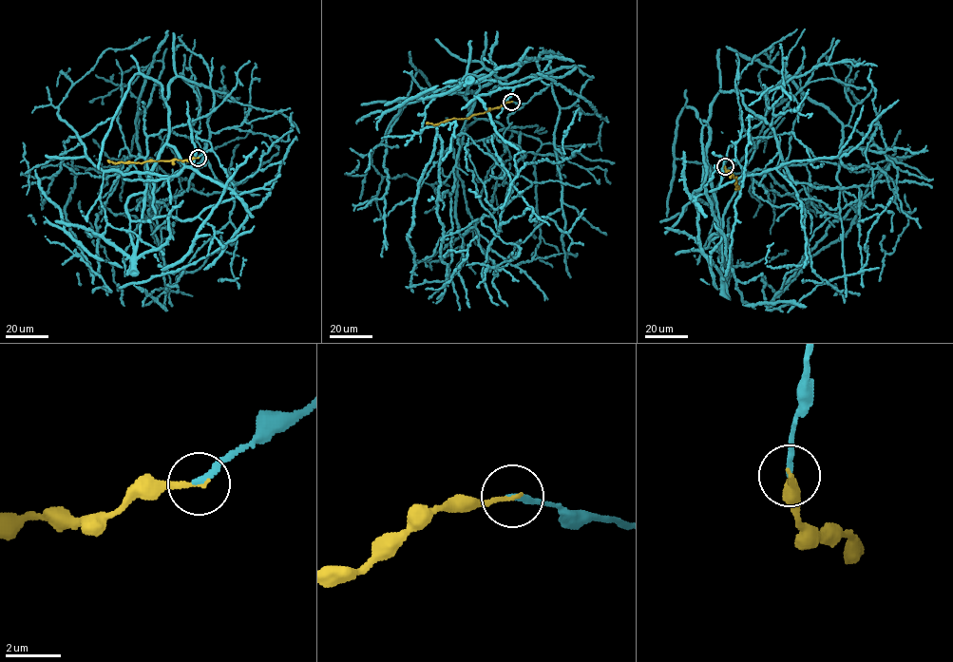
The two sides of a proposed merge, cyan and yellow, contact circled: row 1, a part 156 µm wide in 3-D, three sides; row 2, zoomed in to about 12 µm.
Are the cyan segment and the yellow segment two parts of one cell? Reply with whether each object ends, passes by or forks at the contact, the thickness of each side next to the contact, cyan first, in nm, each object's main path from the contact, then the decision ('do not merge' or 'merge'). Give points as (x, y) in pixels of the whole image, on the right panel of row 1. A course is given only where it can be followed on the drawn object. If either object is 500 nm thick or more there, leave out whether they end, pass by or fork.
cyan ends there; yellow ends there; 240 nm thick on the cyan side, 160 nm on the other; cyan runs (724, 166), (721, 186), (839, 158), (896, 190), (897, 170), (842, 153), (856, 210), (776, 296), (895, 152); yellow runs (724, 166), (735, 179), (734, 184), (738, 188), (735, 188); merge

